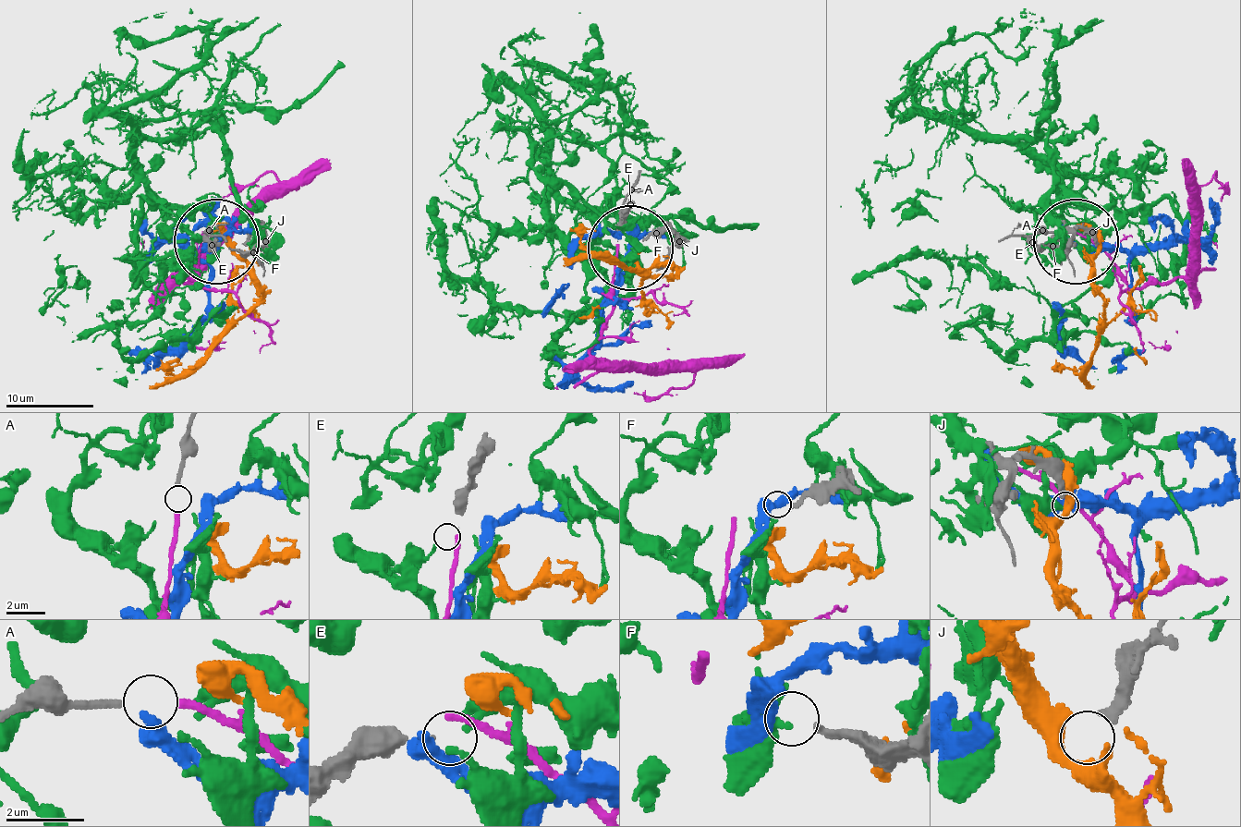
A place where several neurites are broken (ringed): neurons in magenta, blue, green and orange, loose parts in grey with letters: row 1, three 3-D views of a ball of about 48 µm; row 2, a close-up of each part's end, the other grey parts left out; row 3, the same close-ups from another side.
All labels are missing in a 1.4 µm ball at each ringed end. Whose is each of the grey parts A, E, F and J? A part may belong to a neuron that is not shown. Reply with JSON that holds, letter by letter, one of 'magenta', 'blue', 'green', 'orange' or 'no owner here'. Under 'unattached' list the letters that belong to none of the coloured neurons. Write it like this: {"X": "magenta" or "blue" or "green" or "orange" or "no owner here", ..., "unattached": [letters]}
{"A": "magenta", "E": "no owner here", "F": "blue", "J": "no owner here", "unattached": ["E", "J"]}

